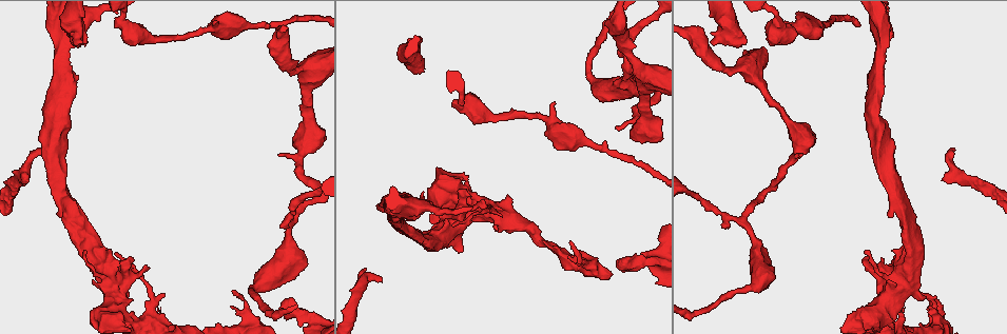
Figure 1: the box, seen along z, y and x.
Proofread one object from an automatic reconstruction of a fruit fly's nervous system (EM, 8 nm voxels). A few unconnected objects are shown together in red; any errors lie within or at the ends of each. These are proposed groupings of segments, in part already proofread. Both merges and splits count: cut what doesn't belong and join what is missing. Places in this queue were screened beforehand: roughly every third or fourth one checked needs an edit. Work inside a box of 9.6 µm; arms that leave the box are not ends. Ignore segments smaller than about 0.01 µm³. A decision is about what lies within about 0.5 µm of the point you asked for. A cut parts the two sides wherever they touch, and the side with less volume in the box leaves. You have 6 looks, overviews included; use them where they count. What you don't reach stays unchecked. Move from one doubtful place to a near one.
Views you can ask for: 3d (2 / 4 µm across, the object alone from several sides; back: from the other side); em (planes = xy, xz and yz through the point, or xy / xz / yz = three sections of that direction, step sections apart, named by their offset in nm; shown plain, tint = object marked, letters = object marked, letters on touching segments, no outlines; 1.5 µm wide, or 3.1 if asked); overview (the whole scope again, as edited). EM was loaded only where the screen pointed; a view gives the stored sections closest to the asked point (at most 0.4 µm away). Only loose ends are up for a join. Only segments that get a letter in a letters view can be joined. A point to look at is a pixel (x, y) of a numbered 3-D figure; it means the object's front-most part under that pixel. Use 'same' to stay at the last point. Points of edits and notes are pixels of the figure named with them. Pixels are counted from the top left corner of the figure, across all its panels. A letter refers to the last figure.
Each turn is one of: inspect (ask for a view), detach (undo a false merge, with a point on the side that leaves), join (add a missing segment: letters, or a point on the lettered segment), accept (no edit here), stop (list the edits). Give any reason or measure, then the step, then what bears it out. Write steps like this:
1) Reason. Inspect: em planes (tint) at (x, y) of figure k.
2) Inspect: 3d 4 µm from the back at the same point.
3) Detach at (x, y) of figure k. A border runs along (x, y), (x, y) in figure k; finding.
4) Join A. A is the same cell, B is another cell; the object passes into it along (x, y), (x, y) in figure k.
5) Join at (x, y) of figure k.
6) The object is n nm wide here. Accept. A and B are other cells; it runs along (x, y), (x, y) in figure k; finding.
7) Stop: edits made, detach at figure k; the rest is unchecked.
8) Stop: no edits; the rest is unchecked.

Thick end. Inspect: em xz step 8 (letters) at (712, 41) of figure 1.

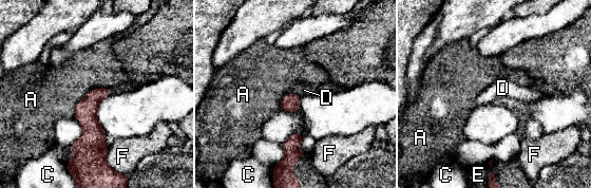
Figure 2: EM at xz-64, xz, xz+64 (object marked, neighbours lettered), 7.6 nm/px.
Accept. A, C, D, E and F are other cells; a border runs along (110, 88), (90, 90), (73, 116) in figure 2; none of them fits.

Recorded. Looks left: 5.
Tapers out. Inspect: em xz step 4 (letters) at (553, 103) of figure 1.

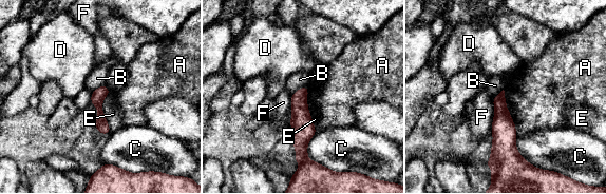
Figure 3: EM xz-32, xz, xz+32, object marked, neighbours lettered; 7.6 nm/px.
Inspect: em planes (letters) at the same point.

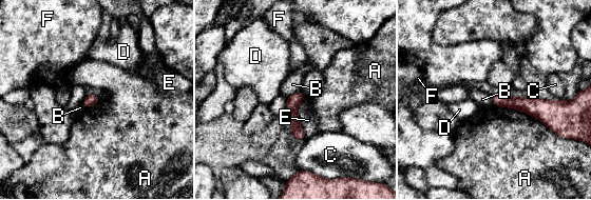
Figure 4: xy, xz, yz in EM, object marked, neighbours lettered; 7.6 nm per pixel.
Accept. A, B, C, D, E and F are other cells; it runs along (495, 98), (531, 105), (561, 104) in figure 4; no lettered segment goes on from it.

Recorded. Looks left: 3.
Calibre changes. Inspect: em planes (tint) at (290, 69) of figure 1.

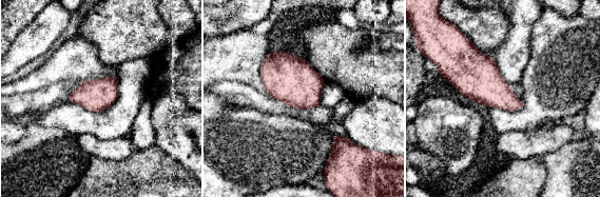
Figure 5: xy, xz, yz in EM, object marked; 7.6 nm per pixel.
See the neighbours. Inspect: em planes (letters) at the same point.

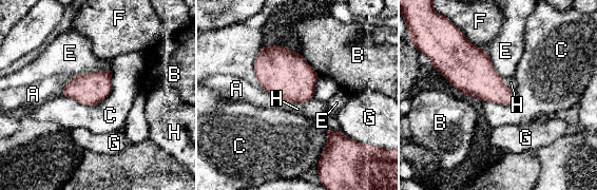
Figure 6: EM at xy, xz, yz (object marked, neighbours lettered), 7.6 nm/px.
Accept. A, B, C, E, F, G and H are other cells; a border runs along (113, 73), (95, 105), (60, 94) in figure 6; one cell here.

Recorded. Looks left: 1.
Stop: no edits; the rest is unchecked.

